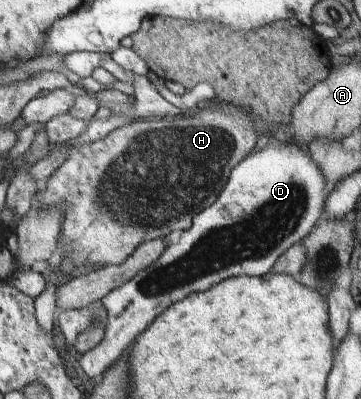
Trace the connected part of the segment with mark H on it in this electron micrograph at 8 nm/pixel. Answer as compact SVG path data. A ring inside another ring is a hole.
M211 101L199 107L194 115L185 116L180 114L179 116L134 120L130 125L124 125L119 129L114 129L110 135L104 139L94 141L94 143L90 145L82 144L78 145L78 147L70 147L70 149L68 149L68 159L58 164L59 166L56 168L56 171L51 174L48 183L46 183L46 189L44 189L42 193L38 192L35 194L40 209L50 209L50 207L62 207L62 209L64 209L64 219L62 219L62 229L60 229L59 236L59 241L62 242L62 249L64 249L63 274L70 273L75 265L121 265L132 253L135 253L136 249L142 243L148 243L148 241L158 238L163 239L169 235L174 228L180 230L189 229L193 222L192 218L216 202L219 193L222 192L222 189L226 186L230 178L232 169L253 152L258 140L253 123L254 119L248 114L248 106L245 106L243 109L238 109L238 107L231 102L220 103L219 101Z

